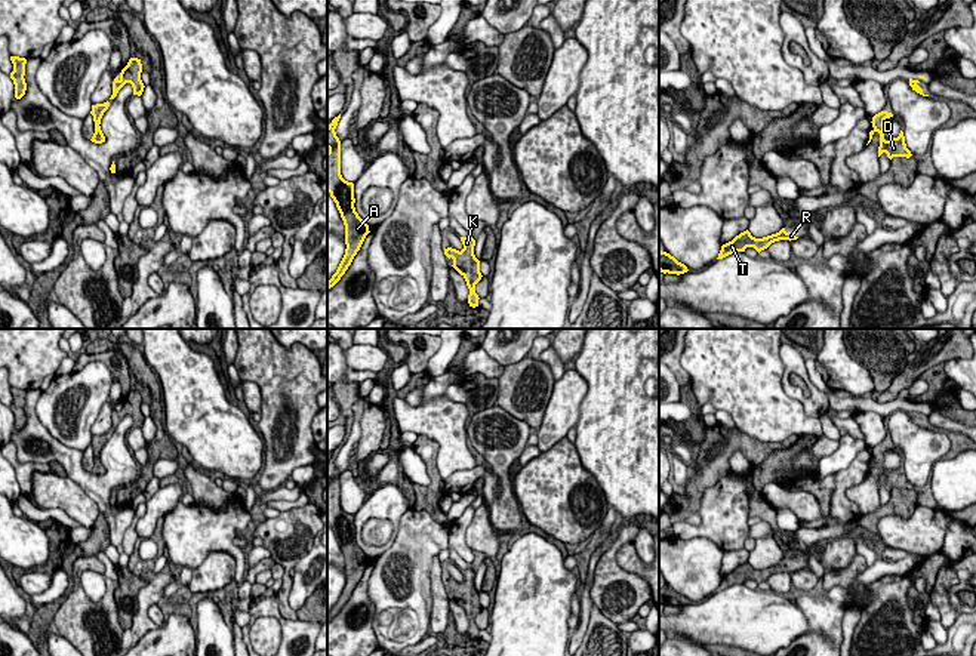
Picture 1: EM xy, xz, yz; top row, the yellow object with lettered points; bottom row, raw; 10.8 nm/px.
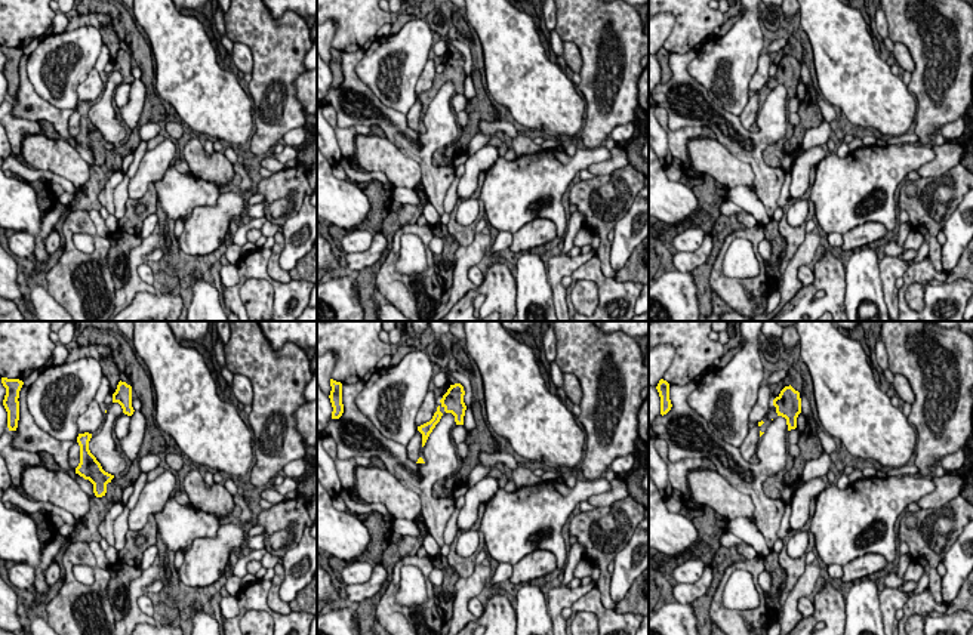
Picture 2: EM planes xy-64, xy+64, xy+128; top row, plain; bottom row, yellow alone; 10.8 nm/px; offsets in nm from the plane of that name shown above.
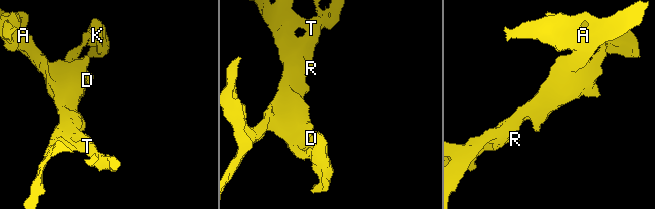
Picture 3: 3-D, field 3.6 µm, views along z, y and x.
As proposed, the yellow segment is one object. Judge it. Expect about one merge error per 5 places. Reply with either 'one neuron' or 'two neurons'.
one neuron

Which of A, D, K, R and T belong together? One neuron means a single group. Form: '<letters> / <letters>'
A D K R T

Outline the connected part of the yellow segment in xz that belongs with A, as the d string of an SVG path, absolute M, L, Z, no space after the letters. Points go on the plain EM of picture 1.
M341 446L332 452L327 458L327 523L336 535L336 539L341 545L341 549L345 557L345 586L327 613L327 619L333 619L341 609L345 606L351 597L354 588L360 582L366 567L370 564L369 557L358 548L355 543L354 535L354 515L348 514L341 506L341 472L336 468L336 458L341 450Z

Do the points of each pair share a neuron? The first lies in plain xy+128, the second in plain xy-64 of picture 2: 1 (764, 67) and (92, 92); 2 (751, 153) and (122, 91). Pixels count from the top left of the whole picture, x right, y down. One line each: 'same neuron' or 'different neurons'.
1: same neuron
2: different neurons

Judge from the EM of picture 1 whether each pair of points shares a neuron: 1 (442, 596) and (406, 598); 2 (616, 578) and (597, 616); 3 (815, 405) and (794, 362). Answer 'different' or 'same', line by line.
1: different
2: different
3: same

